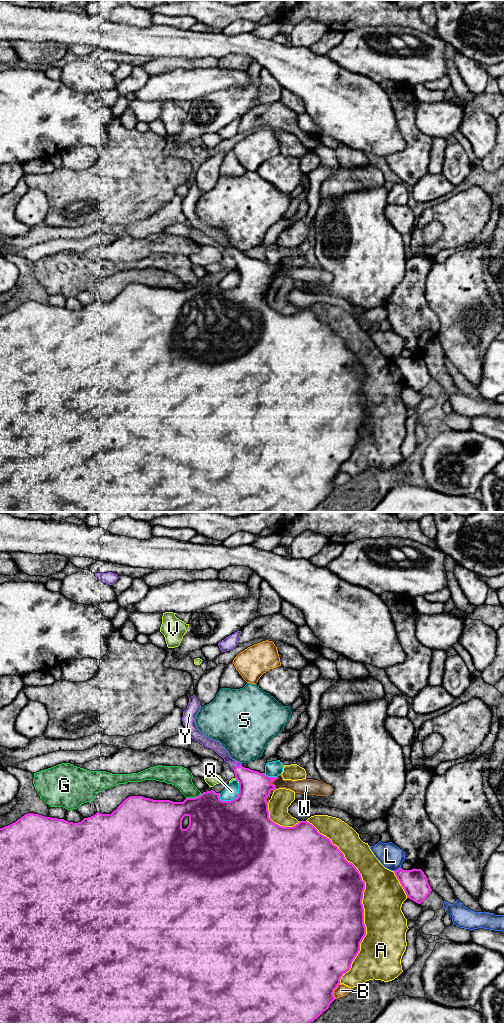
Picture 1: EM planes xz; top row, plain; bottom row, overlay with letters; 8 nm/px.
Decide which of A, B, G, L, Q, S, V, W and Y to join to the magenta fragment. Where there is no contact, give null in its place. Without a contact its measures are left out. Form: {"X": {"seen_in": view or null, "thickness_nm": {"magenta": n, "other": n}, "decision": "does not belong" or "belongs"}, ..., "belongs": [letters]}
{"A": {"seen_in": "xz", "thickness_nm": {"magenta": 500, "other": 320}, "decision": "does not belong"}, "B": {"seen_in": "xz", "thickness_nm": {"magenta": 500, "other": 90}, "decision": "does not belong"}, "G": {"seen_in": "xz", "thickness_nm": {"magenta": 380, "other": 170}, "decision": "does not belong"}, "L": {"seen_in": "xz", "thickness_nm": {"magenta": 200, "other": 190}, "decision": "does not belong"}, "Q": {"seen_in": "xz", "thickness_nm": {"magenta": 480, "other": 120}, "decision": "does not belong"}, "S": {"seen_in": "xz", "thickness_nm": {"magenta": 30, "other": 420}, "decision": "does not belong"}, "V": {"seen_in": "xz", "thickness_nm": {"magenta": 260, "other": 20}, "decision": "does not belong"}, "W": {"seen_in": "xz", "thickness_nm": {"magenta": 260, "other": 120}, "decision": "belongs"}, "Y": {"seen_in": "xz", "thickness_nm": {"magenta": 260, "other": 80}, "decision": "belongs"}, "belongs": ["W", "Y"]}

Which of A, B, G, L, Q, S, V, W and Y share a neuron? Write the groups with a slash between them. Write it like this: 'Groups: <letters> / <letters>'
Groups: A / B / G / L / Q / S / V / W Y

